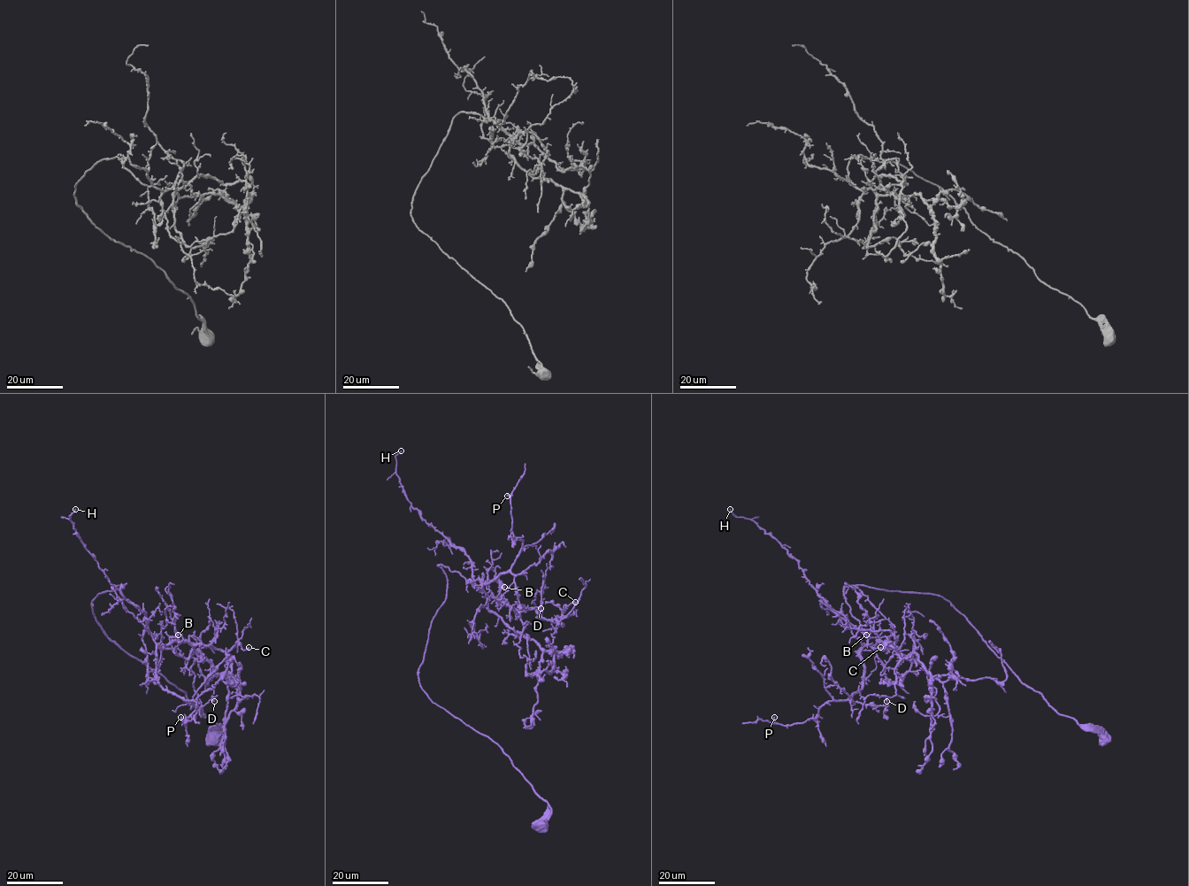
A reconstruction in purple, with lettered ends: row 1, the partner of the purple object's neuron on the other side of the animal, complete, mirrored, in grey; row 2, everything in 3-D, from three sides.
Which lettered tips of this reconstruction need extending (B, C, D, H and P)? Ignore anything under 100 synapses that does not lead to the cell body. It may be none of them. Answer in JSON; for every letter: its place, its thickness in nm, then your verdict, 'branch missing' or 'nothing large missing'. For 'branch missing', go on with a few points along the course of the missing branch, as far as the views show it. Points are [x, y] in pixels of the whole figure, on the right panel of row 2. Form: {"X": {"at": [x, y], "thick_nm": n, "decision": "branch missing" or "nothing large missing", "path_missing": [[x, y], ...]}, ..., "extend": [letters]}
{"B": {"at": [866, 635], "thick_nm": 140, "decision": "nothing large missing"}, "C": {"at": [880, 647], "thick_nm": 100, "decision": "nothing large missing"}, "D": {"at": [886, 701], "thick_nm": 110, "decision": "nothing large missing"}, "H": {"at": [730, 509], "thick_nm": 100, "decision": "nothing large missing"}, "P": {"at": [774, 717], "thick_nm": 130, "decision": "nothing large missing"}, "extend": []}

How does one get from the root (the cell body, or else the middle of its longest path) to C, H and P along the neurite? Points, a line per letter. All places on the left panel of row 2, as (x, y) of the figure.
C: (213, 739), (221, 725), (112, 642), (92, 601), (121, 584), (115, 594), (161, 647), (249, 647)
H: (213, 739), (221, 725), (96, 620), (92, 601), (121, 584), (149, 633), (76, 533), (75, 509)
P: (213, 739), (221, 725), (107, 636), (99, 594), (121, 584), (156, 644), (157, 682), (196, 703), (180, 717)

